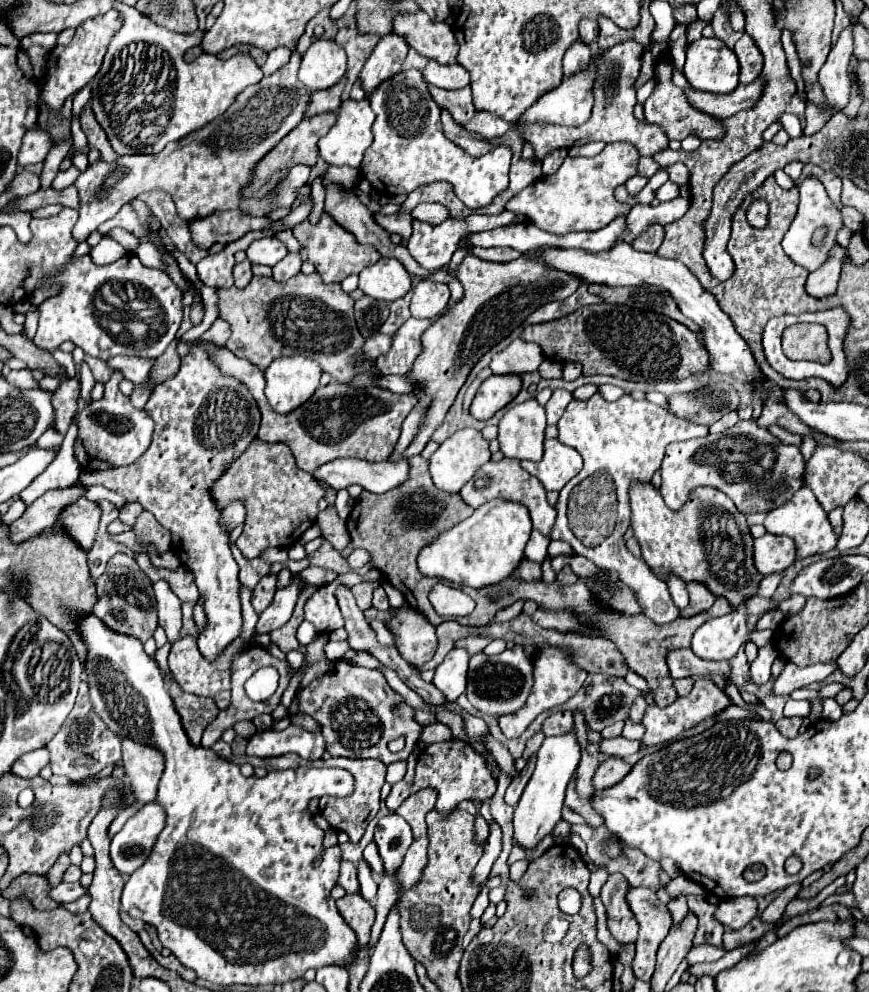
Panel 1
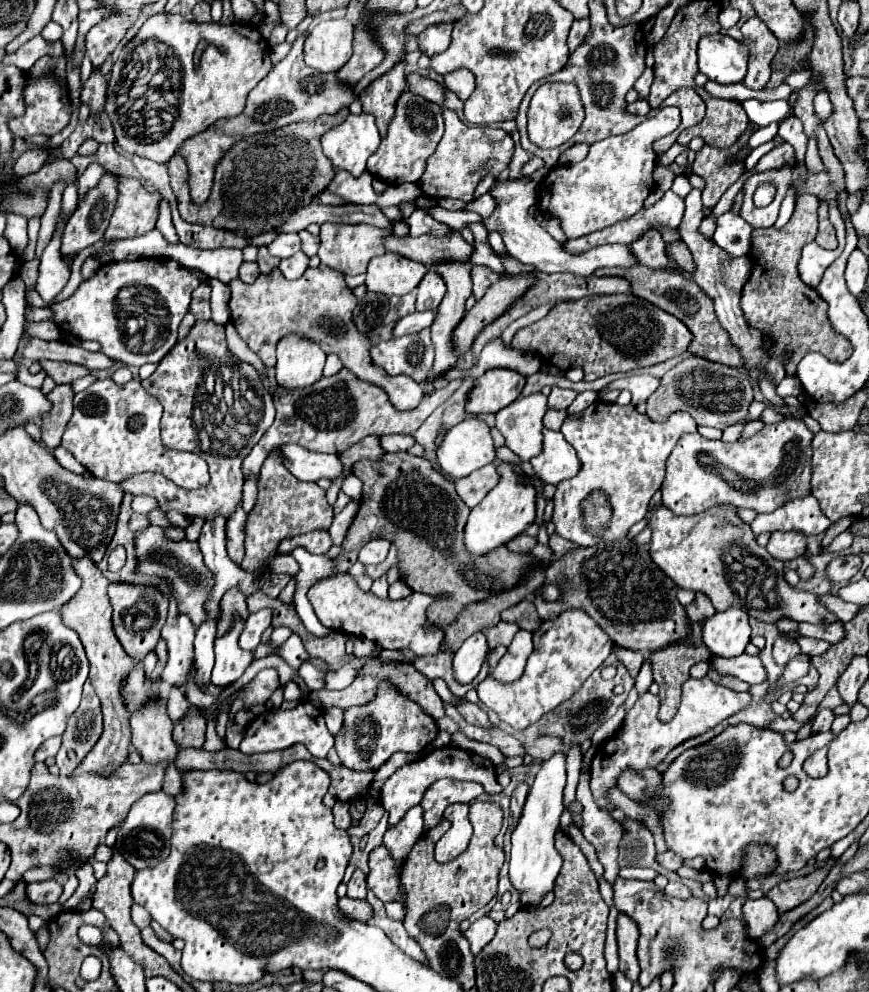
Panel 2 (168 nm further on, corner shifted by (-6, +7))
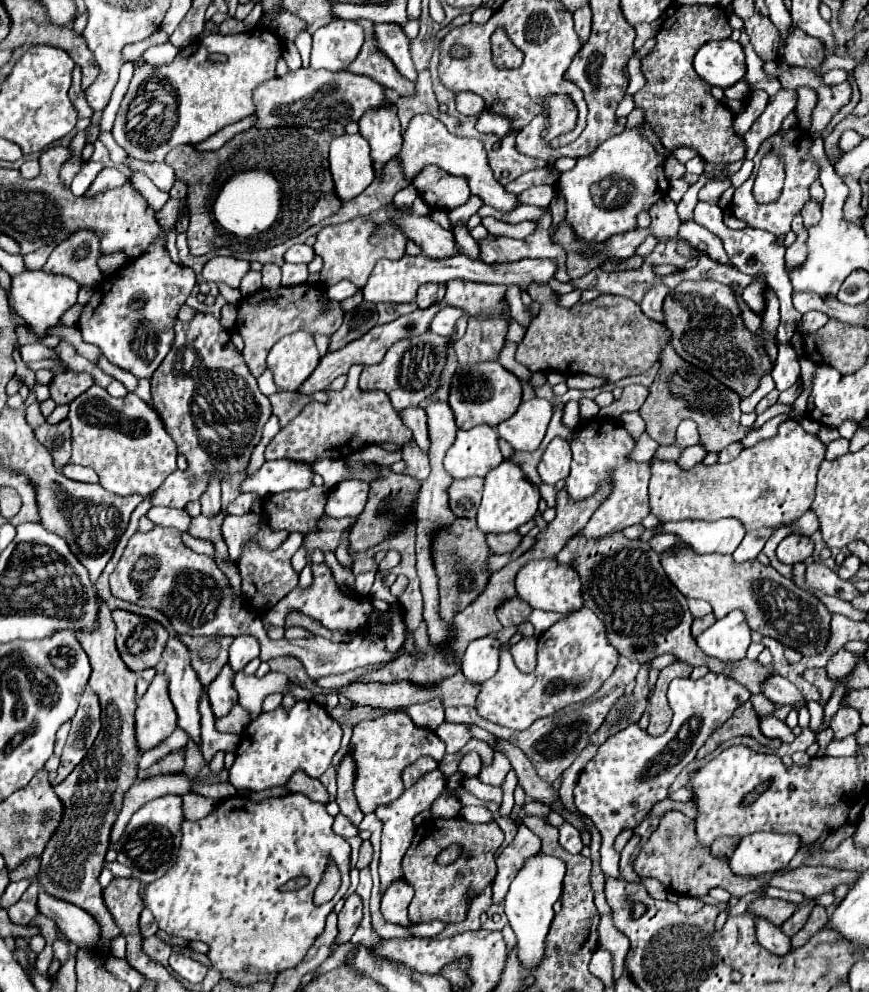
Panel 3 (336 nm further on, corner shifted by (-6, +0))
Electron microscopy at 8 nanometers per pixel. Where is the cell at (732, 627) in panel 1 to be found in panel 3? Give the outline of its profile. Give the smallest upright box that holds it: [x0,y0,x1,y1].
[697,611,751,661]

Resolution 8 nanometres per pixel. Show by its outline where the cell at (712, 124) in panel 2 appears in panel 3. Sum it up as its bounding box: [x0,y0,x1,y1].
[633,5,745,163]

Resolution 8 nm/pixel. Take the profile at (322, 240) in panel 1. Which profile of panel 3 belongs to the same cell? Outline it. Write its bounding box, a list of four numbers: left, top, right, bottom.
[313,217,405,287]

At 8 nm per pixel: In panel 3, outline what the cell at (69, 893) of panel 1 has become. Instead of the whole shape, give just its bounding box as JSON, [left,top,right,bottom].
[7,881,39,925]

